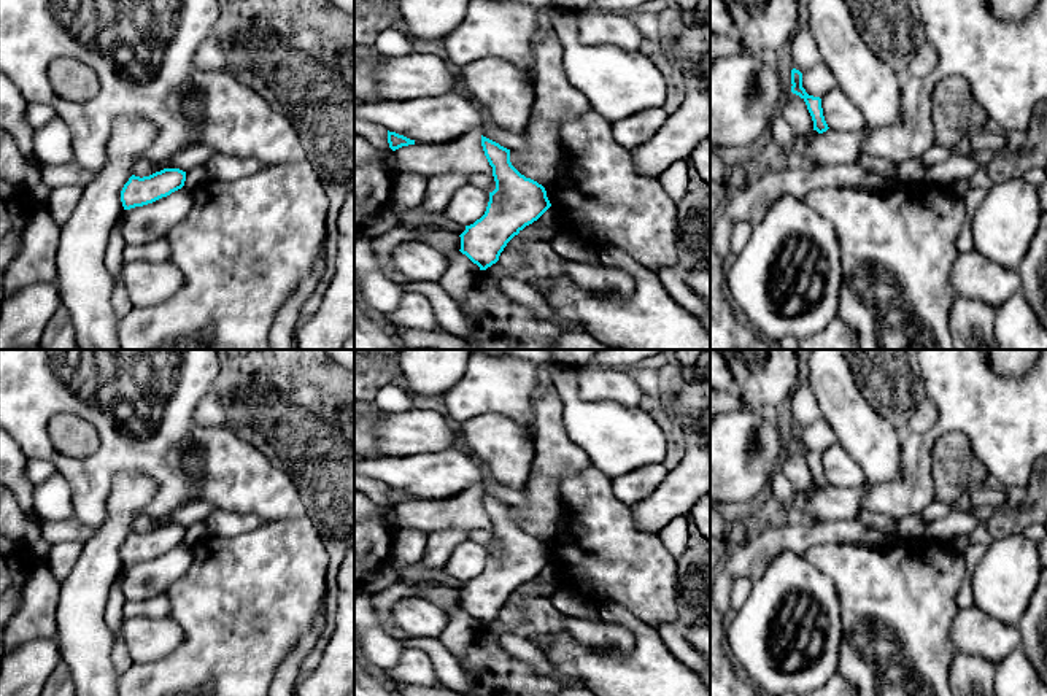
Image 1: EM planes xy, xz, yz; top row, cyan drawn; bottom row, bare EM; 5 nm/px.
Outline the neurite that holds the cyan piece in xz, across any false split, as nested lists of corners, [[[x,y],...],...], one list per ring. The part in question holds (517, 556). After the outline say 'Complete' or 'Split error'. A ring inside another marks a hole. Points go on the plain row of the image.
[[[483,491],[481,502],[493,523],[496,545],[489,548],[485,570],[459,591],[459,607],[480,626],[486,626],[499,617],[507,599],[537,577],[551,559],[542,540],[512,521],[510,505]]]. Complete

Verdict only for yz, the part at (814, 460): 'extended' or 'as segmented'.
as segmented

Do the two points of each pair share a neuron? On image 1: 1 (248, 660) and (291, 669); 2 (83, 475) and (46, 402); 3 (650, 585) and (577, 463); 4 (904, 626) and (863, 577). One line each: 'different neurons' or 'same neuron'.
1: different neurons
2: same neuron
3: different neurons
4: same neuron

